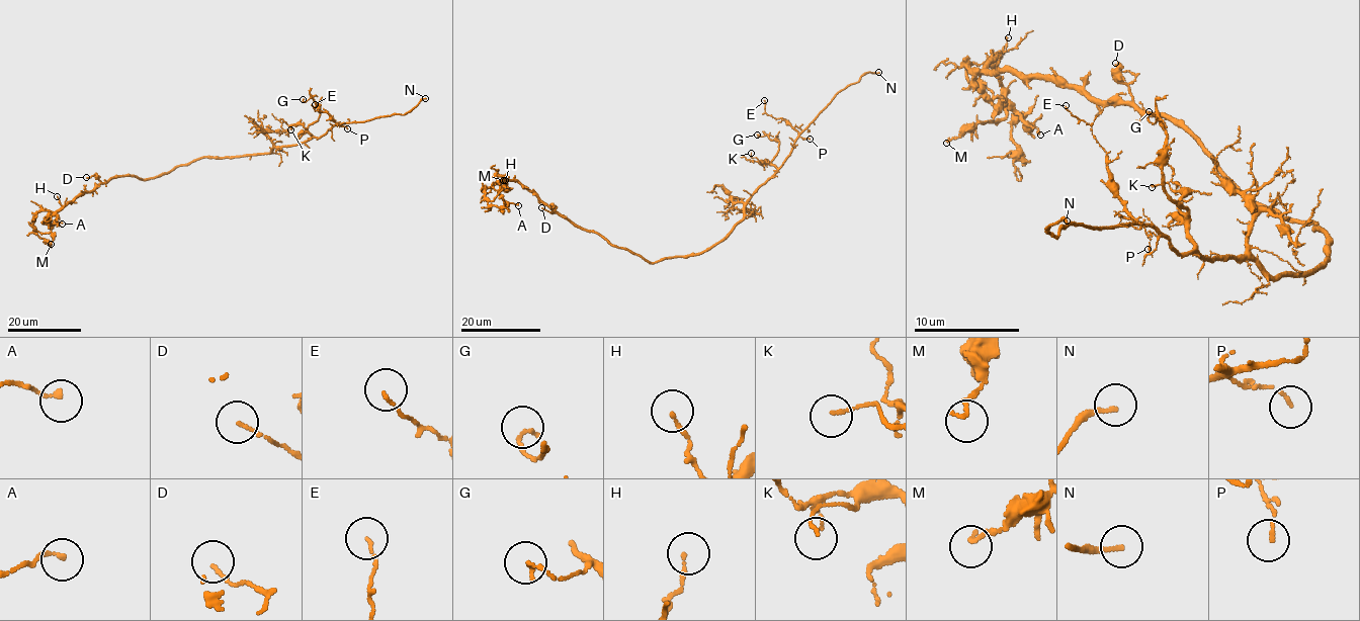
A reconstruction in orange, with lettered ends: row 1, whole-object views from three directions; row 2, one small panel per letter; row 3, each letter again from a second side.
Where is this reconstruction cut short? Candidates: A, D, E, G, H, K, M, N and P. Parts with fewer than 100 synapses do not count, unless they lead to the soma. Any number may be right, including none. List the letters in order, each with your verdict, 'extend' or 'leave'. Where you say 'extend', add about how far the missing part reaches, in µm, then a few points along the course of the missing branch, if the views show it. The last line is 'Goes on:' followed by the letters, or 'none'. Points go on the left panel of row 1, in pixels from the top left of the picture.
A: leave
D: leave
E: leave
G: leave
H: leave
K: leave
M: leave
N: extend | 10 µm | (425, 98), (431, 96), (435, 86), (432, 75), (429, 74)
P: leave
Goes on: N

